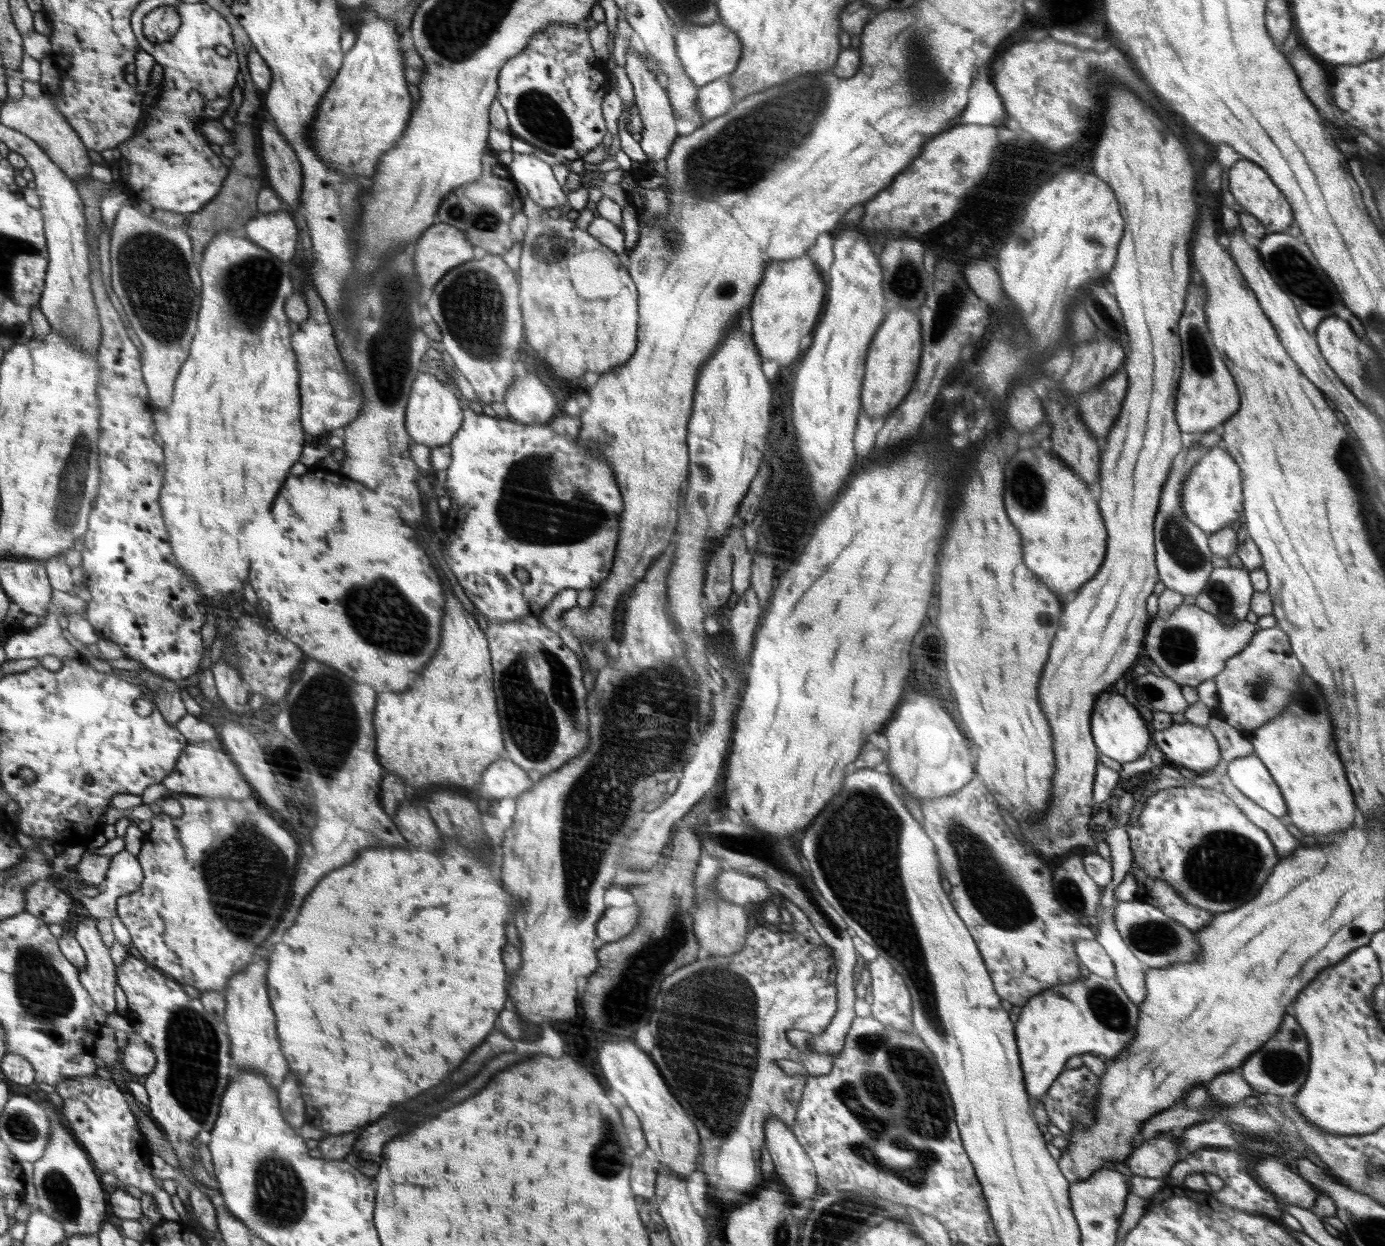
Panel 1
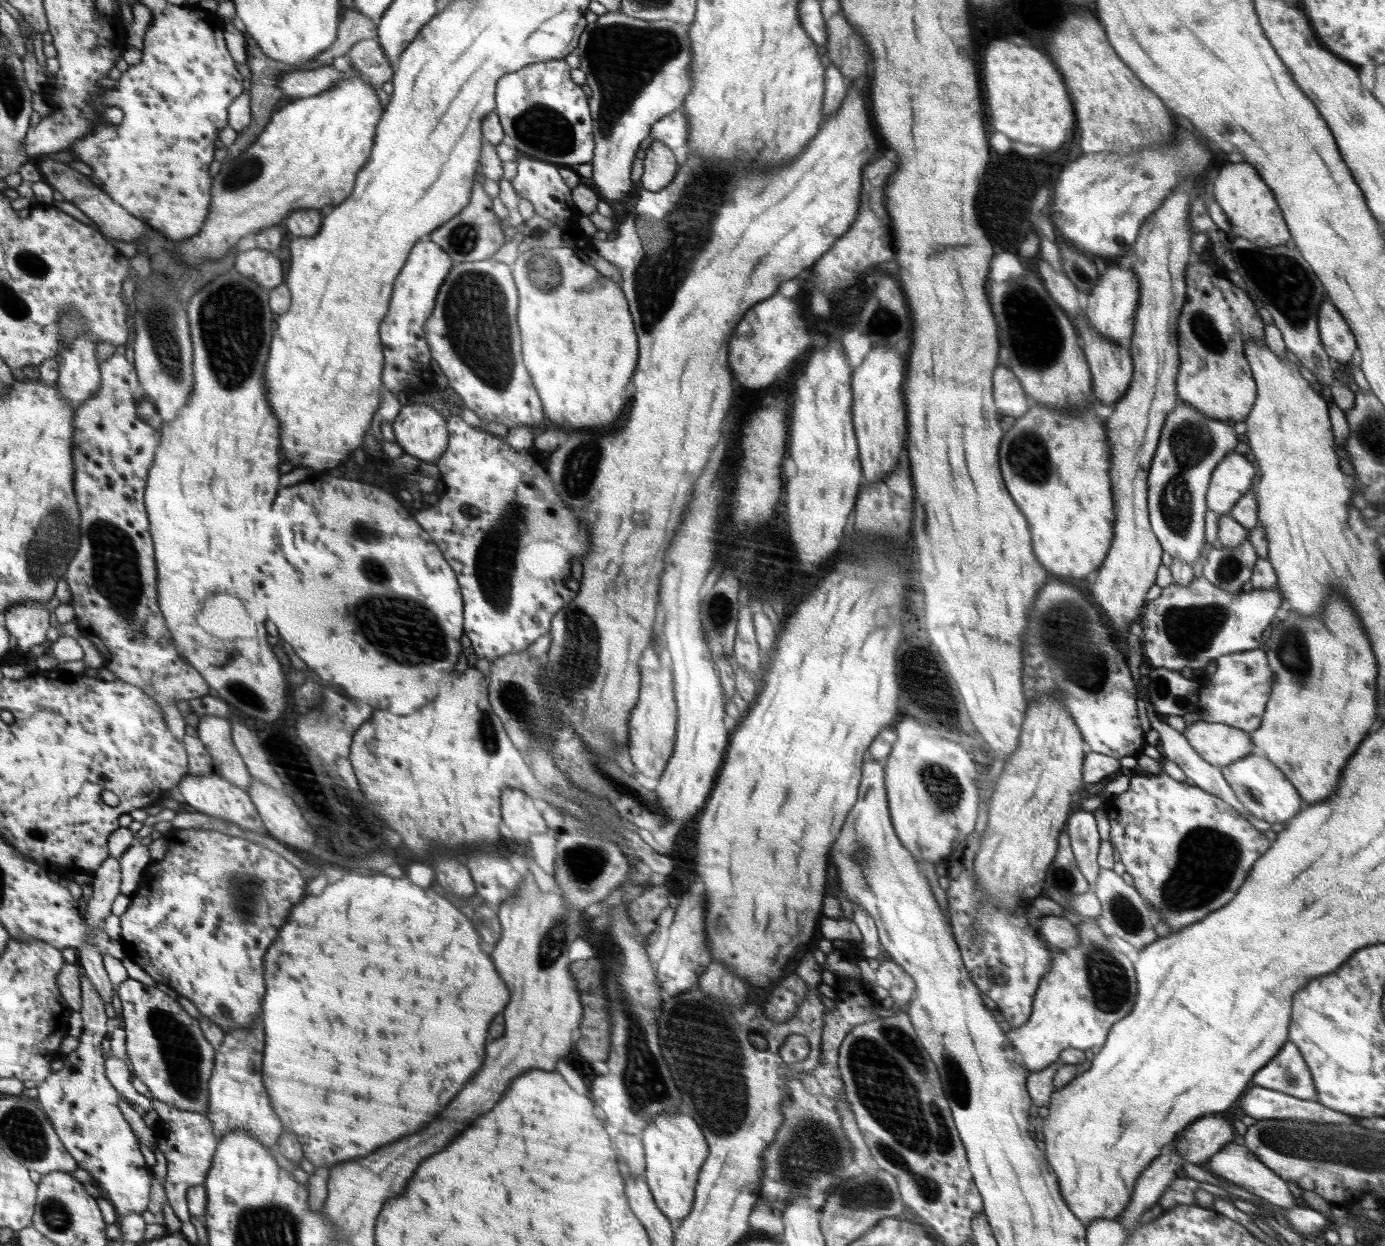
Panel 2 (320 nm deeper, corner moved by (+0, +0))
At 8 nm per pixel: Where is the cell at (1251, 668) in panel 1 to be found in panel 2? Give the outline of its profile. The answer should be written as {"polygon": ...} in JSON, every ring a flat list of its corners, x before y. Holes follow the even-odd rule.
{"polygon":[[1264,647,1232,652,1215,660,1216,670,1199,687,1197,713,1202,721,1222,723,1251,733,1261,725,1275,674,1270,670]]}

